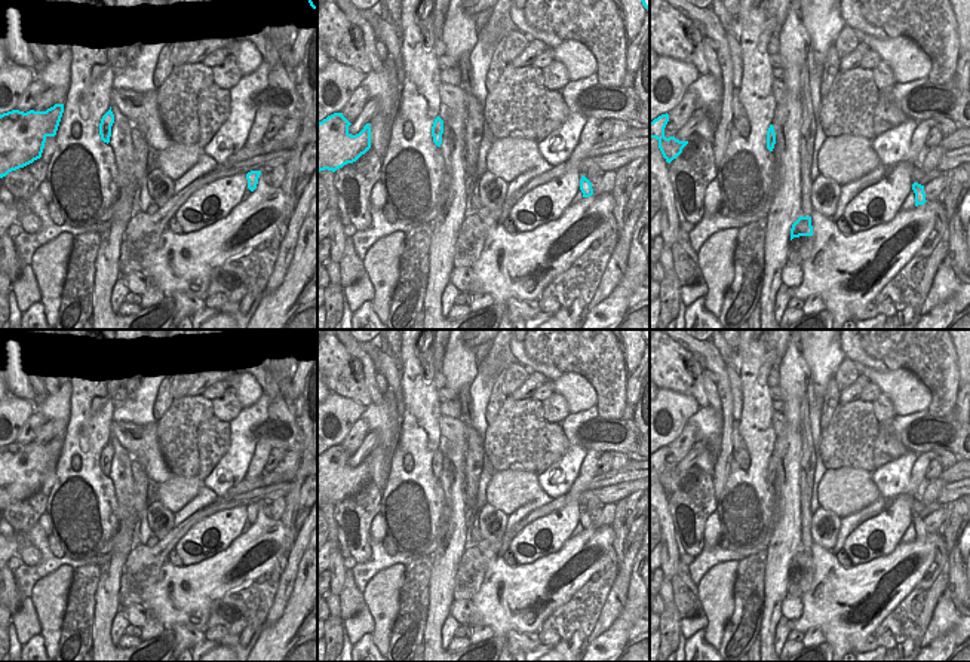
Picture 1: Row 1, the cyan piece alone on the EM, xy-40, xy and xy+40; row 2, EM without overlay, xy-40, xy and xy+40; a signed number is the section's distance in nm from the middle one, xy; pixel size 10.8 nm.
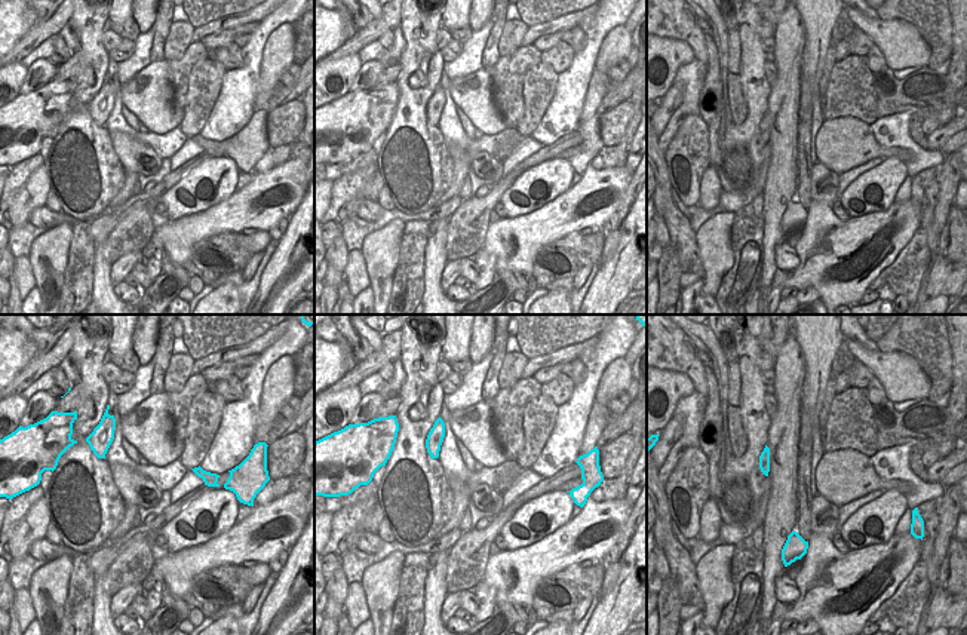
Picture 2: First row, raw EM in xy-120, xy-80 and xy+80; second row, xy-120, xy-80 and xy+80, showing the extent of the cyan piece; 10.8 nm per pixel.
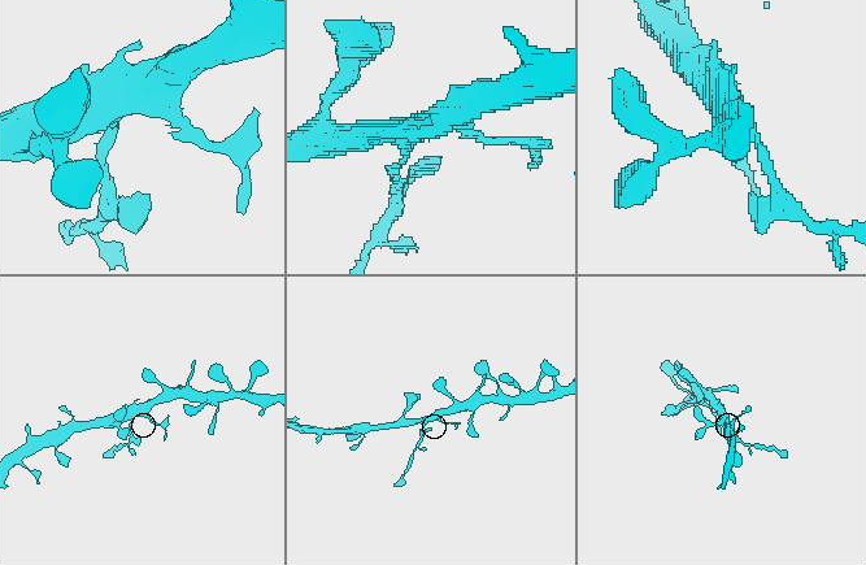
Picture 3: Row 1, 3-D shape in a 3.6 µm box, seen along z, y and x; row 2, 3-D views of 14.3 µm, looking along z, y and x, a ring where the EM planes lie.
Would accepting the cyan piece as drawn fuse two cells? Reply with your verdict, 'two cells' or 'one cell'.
two cells

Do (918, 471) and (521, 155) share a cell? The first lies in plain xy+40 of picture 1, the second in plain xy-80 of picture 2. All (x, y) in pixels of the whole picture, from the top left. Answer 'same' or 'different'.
different

